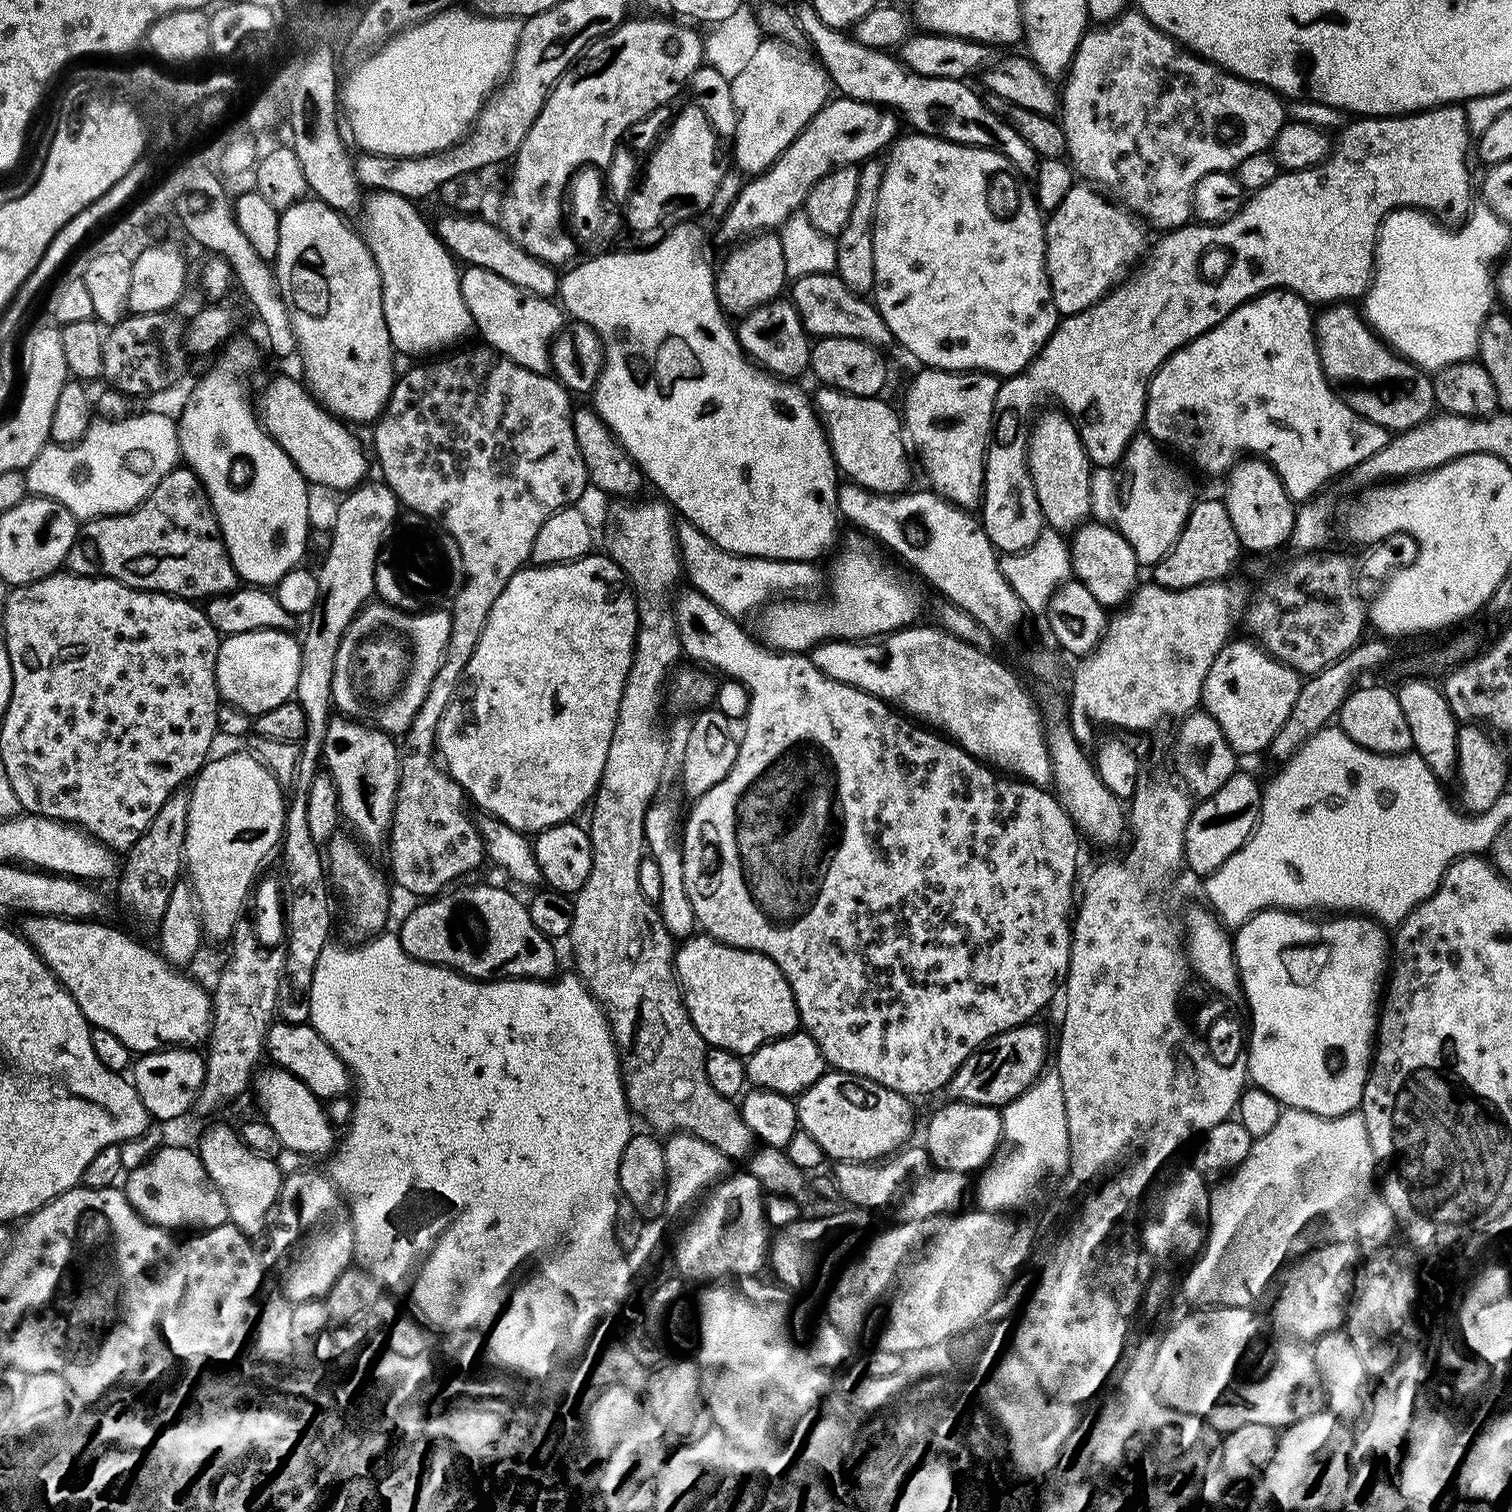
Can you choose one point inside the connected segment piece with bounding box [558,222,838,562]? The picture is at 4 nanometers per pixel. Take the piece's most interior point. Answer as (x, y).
(742, 454)

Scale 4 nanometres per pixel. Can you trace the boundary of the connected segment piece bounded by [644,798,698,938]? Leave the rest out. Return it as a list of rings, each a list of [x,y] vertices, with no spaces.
[[[653,799],[644,815],[644,843],[647,855],[656,863],[656,872],[660,875],[660,889],[654,895],[654,903],[660,913],[666,930],[674,938],[687,938],[697,931],[698,925],[694,906],[690,906],[690,894],[686,894],[684,877],[684,853],[681,845],[672,835],[677,835],[676,804],[672,800]]]

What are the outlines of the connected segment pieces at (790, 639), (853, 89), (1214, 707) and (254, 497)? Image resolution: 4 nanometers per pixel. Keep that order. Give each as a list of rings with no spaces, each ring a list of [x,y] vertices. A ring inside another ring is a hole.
[[[855,534],[848,545],[832,560],[832,573],[827,574],[828,588],[832,591],[832,604],[815,604],[808,598],[780,598],[769,603],[759,613],[760,636],[769,649],[793,654],[804,654],[821,642],[830,640],[863,641],[865,638],[880,638],[890,632],[915,625],[920,616],[920,600],[892,572],[884,572],[884,564],[872,553],[873,541],[867,535]]]
[[[804,2],[800,9],[795,10],[794,17],[799,31],[804,31],[805,38],[812,43],[819,63],[841,97],[895,110],[916,127],[913,129],[917,133],[925,136],[940,136],[943,140],[965,144],[971,148],[993,148],[1006,157],[1017,173],[1035,173],[1038,157],[1030,142],[1026,142],[1026,138],[1022,138],[1018,130],[1010,127],[1007,120],[990,107],[987,99],[984,101],[974,89],[967,88],[969,85],[965,81],[930,78],[917,72],[909,72],[891,51],[859,44],[839,28],[827,29],[824,35],[828,36],[819,36],[824,23],[822,18],[818,18],[811,3]]]
[[[1229,639],[1221,652],[1214,658],[1214,666],[1210,666],[1210,670],[1206,674],[1206,682],[1200,699],[1203,711],[1210,713],[1214,722],[1218,722],[1218,726],[1222,726],[1222,734],[1226,738],[1226,742],[1230,742],[1232,749],[1244,757],[1250,755],[1251,752],[1264,752],[1269,747],[1275,735],[1278,734],[1279,728],[1286,722],[1295,699],[1298,698],[1302,677],[1290,666],[1278,662],[1251,639],[1236,639]]]
[[[238,336],[229,339],[223,345],[222,351],[215,357],[215,359],[217,358],[216,365],[193,386],[192,393],[189,394],[188,401],[185,402],[184,409],[181,410],[180,416],[178,415],[176,420],[174,440],[179,447],[183,463],[191,468],[192,473],[200,479],[201,486],[208,494],[208,500],[212,503],[228,557],[234,566],[237,577],[248,586],[275,586],[287,572],[301,563],[300,559],[303,558],[304,551],[308,548],[308,491],[310,491],[310,485],[304,479],[303,474],[296,469],[294,462],[290,462],[286,450],[282,450],[282,446],[278,446],[278,442],[274,442],[272,435],[264,429],[253,401],[252,404],[248,401],[248,379],[251,378],[252,371],[260,364],[260,352],[256,349],[254,341],[247,340],[244,336]]]

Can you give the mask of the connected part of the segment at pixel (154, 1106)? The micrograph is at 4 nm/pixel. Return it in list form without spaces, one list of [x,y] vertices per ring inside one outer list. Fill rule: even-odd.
[[[169,1046],[145,1052],[137,1060],[140,1061],[131,1065],[130,1079],[153,1121],[176,1120],[193,1107],[204,1080],[205,1057],[199,1051],[188,1046]]]

